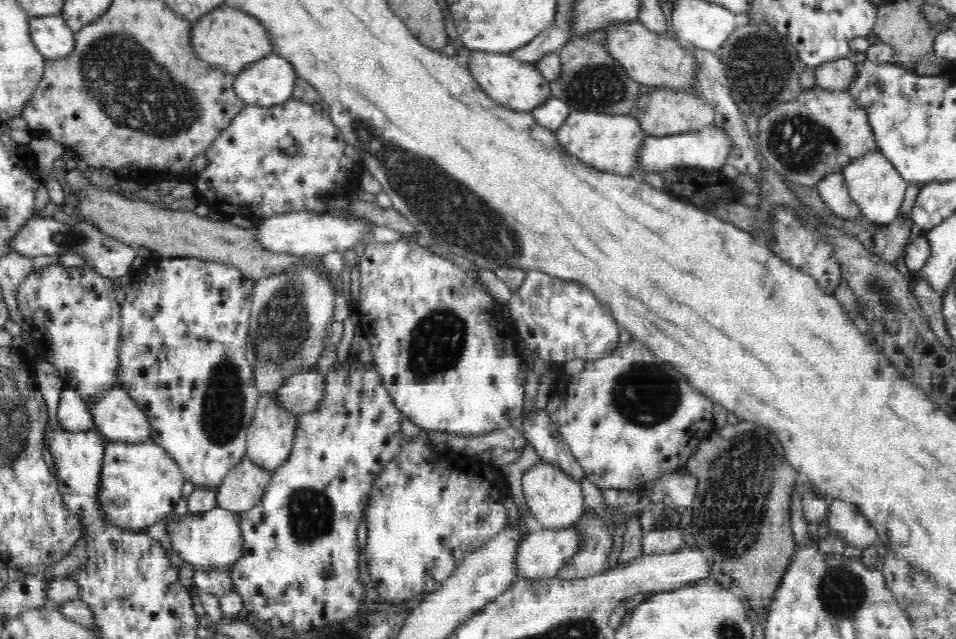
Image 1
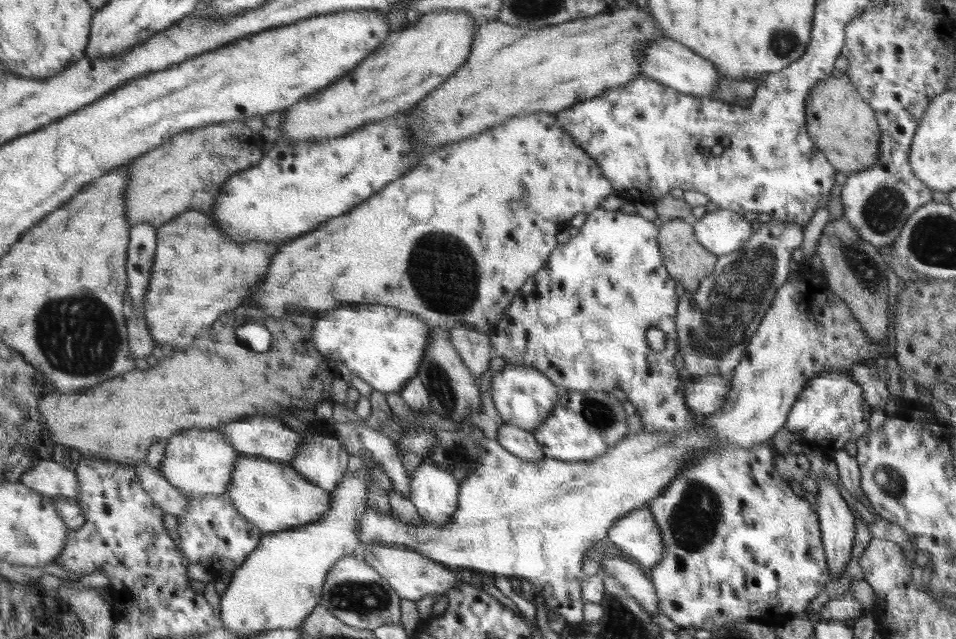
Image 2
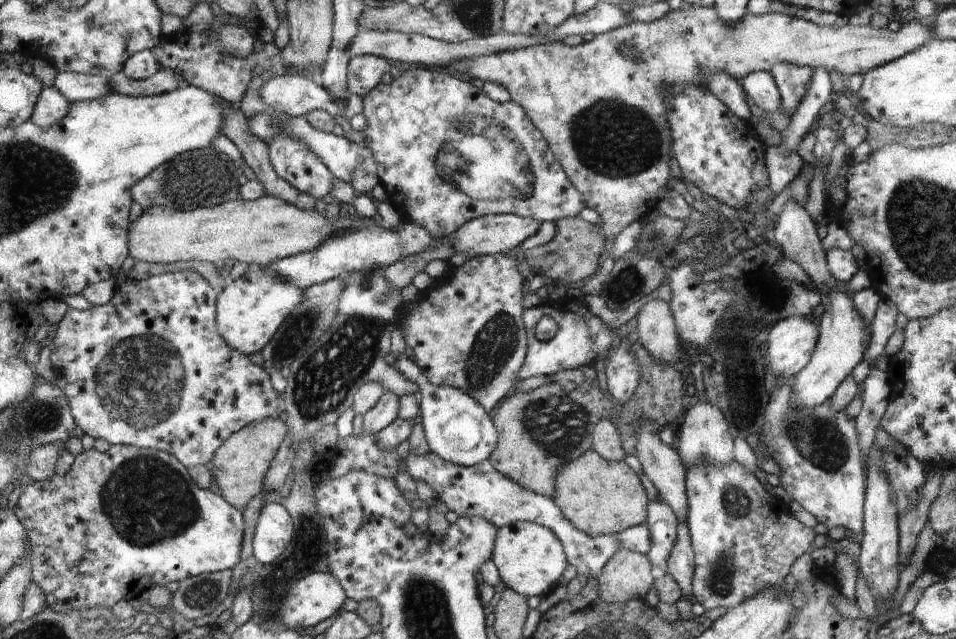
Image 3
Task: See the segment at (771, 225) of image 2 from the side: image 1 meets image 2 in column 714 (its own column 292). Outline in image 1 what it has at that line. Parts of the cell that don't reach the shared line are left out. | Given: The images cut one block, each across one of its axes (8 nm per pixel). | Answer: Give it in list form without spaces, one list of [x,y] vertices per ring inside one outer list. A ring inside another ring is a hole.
[[[307,256],[307,258],[309,262],[299,269],[255,281],[245,347],[249,363],[253,368],[253,382],[256,383],[256,390],[260,391],[260,396],[276,391],[284,381],[296,373],[315,368],[326,347],[332,347],[330,326],[334,324],[334,291],[332,286],[329,286],[328,279],[318,273],[316,260],[321,262],[322,256]]]

